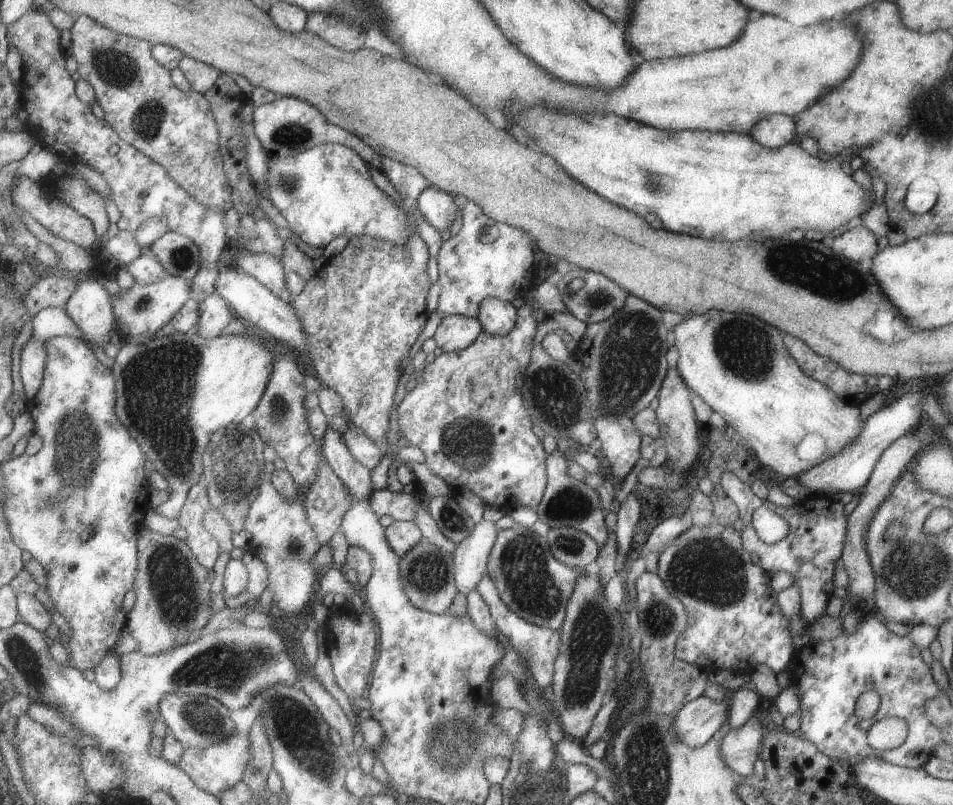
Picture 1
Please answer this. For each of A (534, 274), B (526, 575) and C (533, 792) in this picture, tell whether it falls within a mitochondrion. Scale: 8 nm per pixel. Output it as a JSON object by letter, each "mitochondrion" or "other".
{"A":"other","B":"mitochondrion","C":"mitochondrion"}

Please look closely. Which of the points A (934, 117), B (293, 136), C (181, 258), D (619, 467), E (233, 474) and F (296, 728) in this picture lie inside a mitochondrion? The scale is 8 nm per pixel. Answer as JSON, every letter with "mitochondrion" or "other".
{"A":"mitochondrion","B":"mitochondrion","C":"mitochondrion","D":"other","E":"mitochondrion","F":"mitochondrion"}

